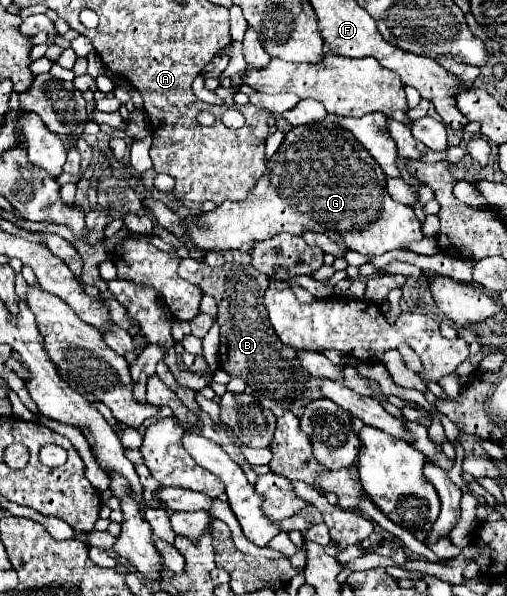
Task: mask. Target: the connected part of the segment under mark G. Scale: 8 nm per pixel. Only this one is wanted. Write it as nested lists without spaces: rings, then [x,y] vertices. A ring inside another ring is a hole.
[[[329,114],[321,122],[295,126],[285,134],[285,140],[279,146],[277,154],[267,160],[265,174],[255,182],[245,200],[225,202],[213,212],[199,216],[197,222],[187,218],[183,224],[187,226],[191,242],[205,250],[243,248],[247,244],[273,238],[281,232],[301,236],[305,230],[311,230],[329,236],[333,242],[347,244],[349,250],[355,250],[359,254],[379,256],[395,248],[405,248],[407,244],[419,242],[423,238],[421,222],[417,220],[413,208],[393,202],[393,198],[387,194],[385,184],[387,178],[379,164],[375,164],[375,158],[345,128],[339,128],[337,116]]]

